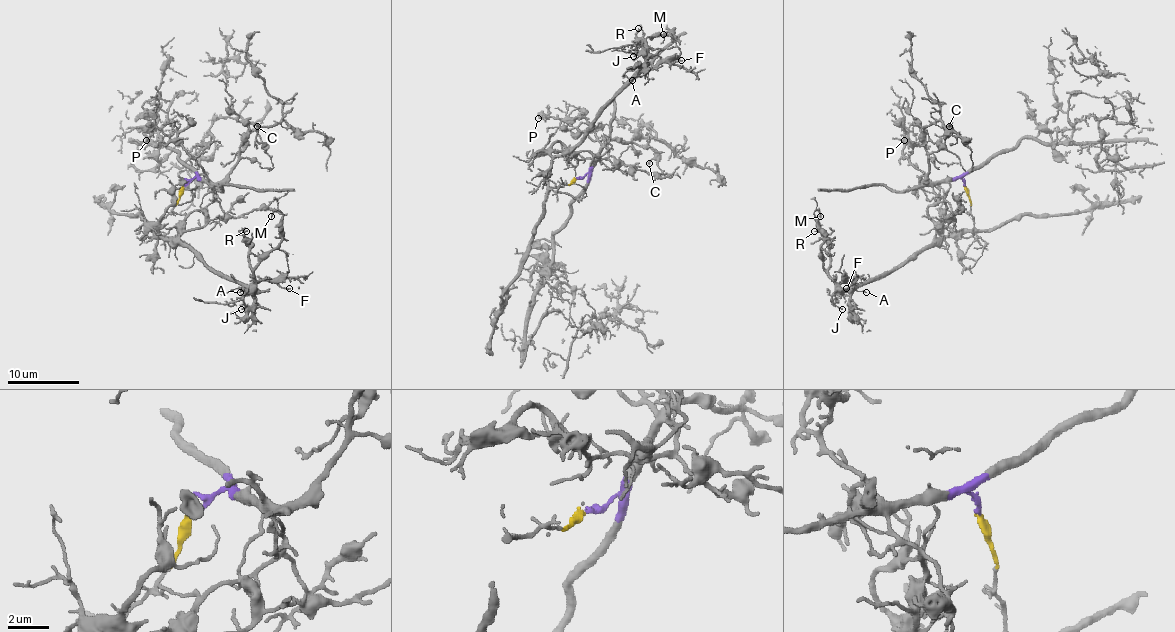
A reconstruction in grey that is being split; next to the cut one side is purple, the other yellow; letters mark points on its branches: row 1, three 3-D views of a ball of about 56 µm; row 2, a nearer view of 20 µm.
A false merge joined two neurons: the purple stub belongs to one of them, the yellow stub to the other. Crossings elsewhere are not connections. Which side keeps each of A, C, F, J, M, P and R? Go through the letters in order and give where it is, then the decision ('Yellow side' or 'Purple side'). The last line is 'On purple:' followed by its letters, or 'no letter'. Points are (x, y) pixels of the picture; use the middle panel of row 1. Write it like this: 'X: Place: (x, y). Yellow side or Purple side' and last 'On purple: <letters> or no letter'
A: Place: (632, 80). Yellow side
C: Place: (649, 163). Purple side
F: Place: (681, 60). Yellow side
J: Place: (633, 56). Yellow side
M: Place: (663, 34). Yellow side
P: Place: (538, 118). Purple side
R: Place: (638, 28). Yellow side
On purple: C, P

